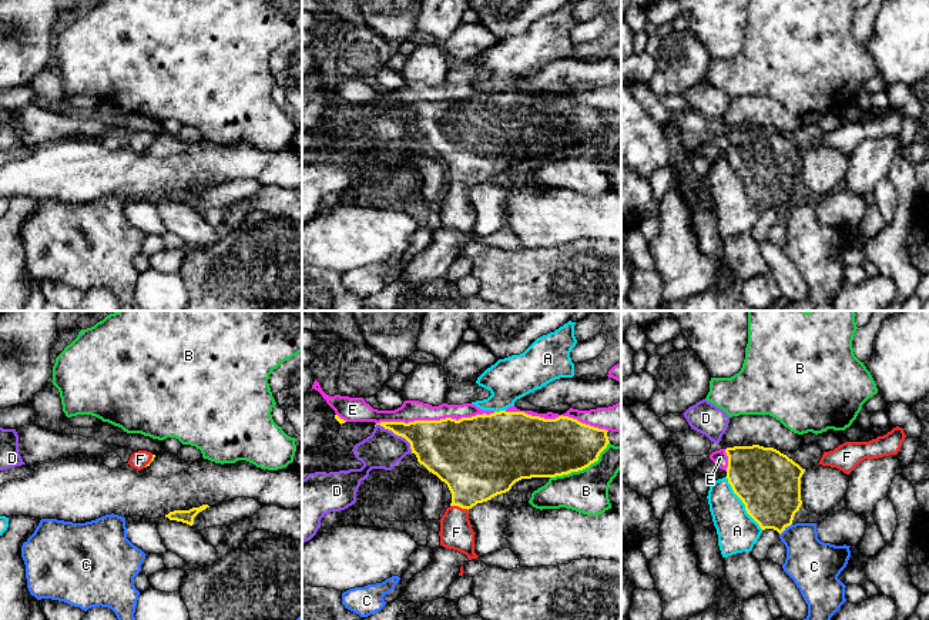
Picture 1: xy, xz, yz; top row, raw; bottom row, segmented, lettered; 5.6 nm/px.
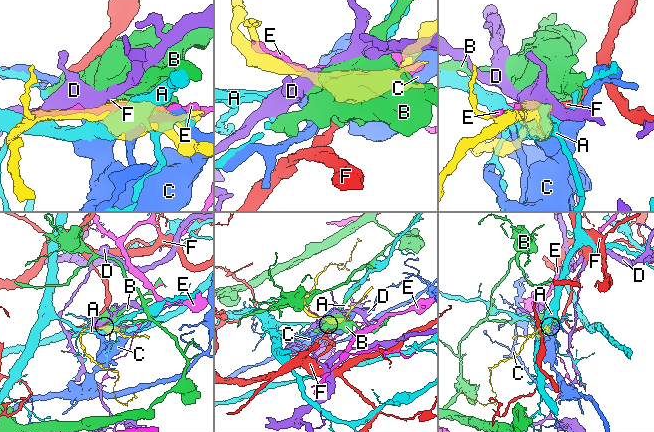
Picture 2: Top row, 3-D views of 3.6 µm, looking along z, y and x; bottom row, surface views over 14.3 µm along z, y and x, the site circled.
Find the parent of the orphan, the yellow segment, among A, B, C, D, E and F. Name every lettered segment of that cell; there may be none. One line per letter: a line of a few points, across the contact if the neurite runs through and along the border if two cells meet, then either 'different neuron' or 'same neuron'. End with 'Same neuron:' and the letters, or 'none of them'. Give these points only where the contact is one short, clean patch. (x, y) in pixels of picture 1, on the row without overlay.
A: different neuron
B: xz (609, 123), (599, 138), (587, 147), (550, 158) | different neuron
C: different neuron
D: xz (375, 106), (382, 106), (401, 116), (409, 124), (412, 133) | different neuron
E: different neuron
F: xz (476, 147), (459, 187), (456, 213) | same neuron
Same neuron: F

